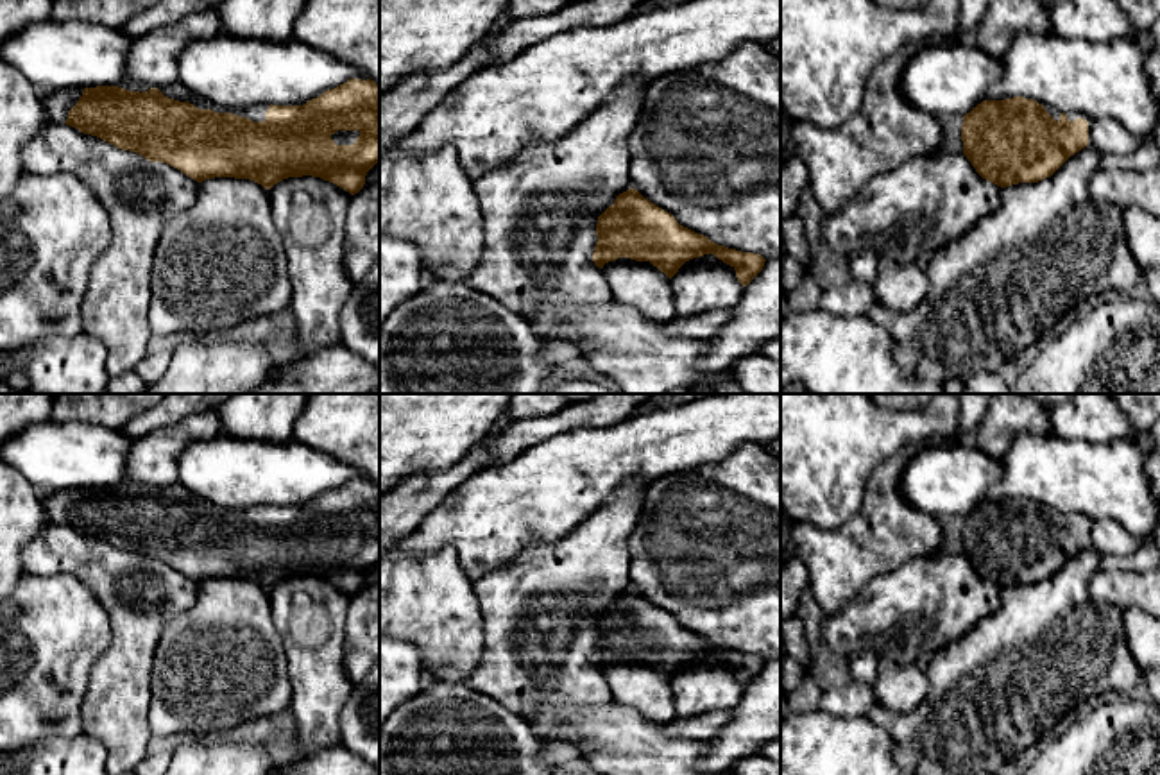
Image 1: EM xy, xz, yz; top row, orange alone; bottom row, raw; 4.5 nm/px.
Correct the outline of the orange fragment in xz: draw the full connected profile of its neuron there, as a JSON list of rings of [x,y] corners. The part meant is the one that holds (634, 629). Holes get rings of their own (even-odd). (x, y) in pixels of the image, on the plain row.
[[[630,589],[619,594],[596,625],[596,648],[593,662],[603,669],[618,659],[650,662],[670,680],[678,669],[704,655],[714,655],[736,671],[738,682],[746,687],[763,671],[764,659],[741,653],[711,643],[680,626],[675,617]]]

